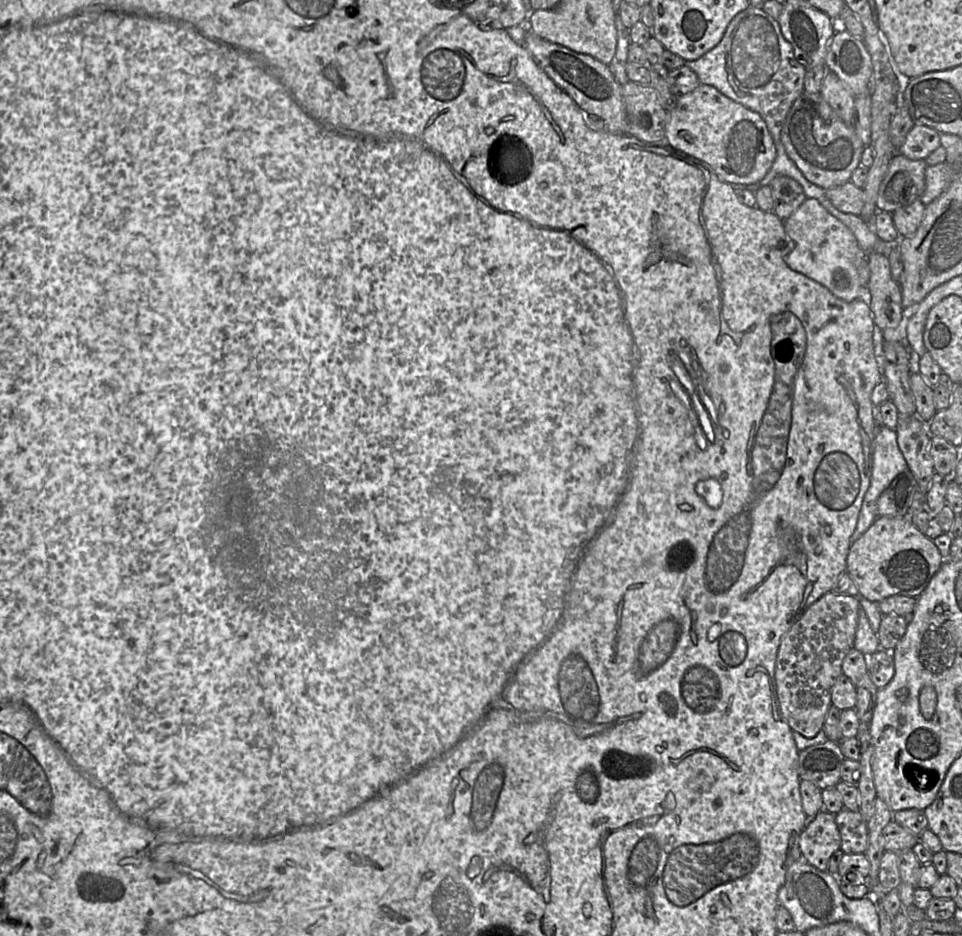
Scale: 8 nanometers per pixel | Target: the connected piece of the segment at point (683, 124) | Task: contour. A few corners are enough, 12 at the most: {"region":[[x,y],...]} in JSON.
{"region":[[712,85],[678,95],[665,141],[729,184],[776,158],[762,117]]}

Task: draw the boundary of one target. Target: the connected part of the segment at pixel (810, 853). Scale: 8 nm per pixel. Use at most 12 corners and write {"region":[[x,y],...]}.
{"region":[[821,810],[798,837],[801,857],[821,871],[840,849],[835,815]]}

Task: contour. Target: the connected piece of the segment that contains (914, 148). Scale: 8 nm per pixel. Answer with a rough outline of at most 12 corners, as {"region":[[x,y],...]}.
{"region":[[914,125],[897,152],[924,160],[939,146],[940,133]]}

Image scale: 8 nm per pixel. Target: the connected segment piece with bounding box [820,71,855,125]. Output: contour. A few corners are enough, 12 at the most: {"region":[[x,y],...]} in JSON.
{"region":[[826,71],[820,94],[844,123],[853,125],[855,96]]}

